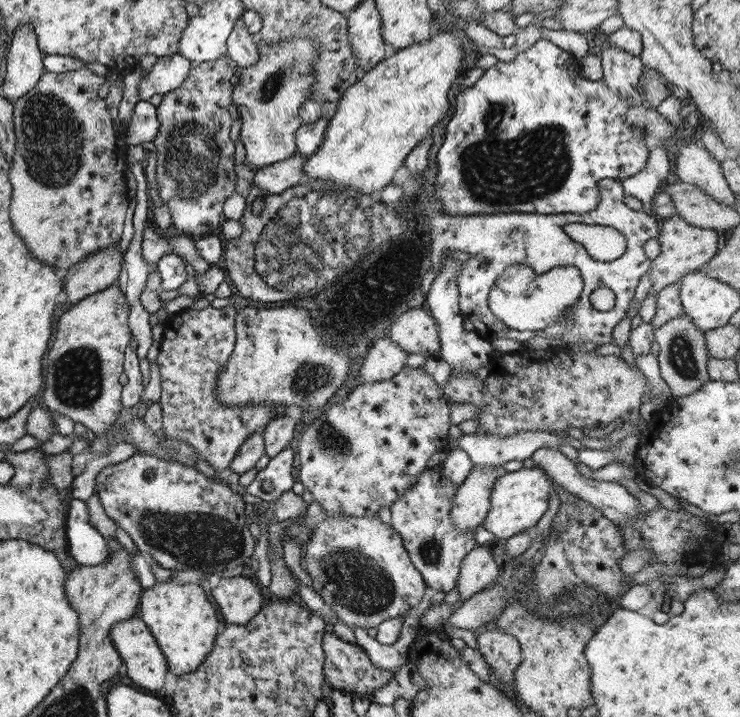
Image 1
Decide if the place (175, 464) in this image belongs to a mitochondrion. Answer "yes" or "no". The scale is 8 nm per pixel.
no

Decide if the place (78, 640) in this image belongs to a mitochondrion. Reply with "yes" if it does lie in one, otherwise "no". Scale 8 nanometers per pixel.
no

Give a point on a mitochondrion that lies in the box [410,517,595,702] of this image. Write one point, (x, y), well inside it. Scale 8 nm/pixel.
(430, 552)

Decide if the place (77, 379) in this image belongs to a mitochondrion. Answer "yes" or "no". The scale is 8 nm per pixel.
yes

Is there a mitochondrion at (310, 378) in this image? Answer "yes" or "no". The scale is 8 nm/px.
yes

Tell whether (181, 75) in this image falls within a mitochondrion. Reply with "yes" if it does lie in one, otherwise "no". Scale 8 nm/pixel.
no

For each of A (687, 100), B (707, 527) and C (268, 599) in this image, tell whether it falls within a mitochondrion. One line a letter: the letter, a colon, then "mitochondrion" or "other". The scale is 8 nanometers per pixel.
A: other
B: other
C: other

